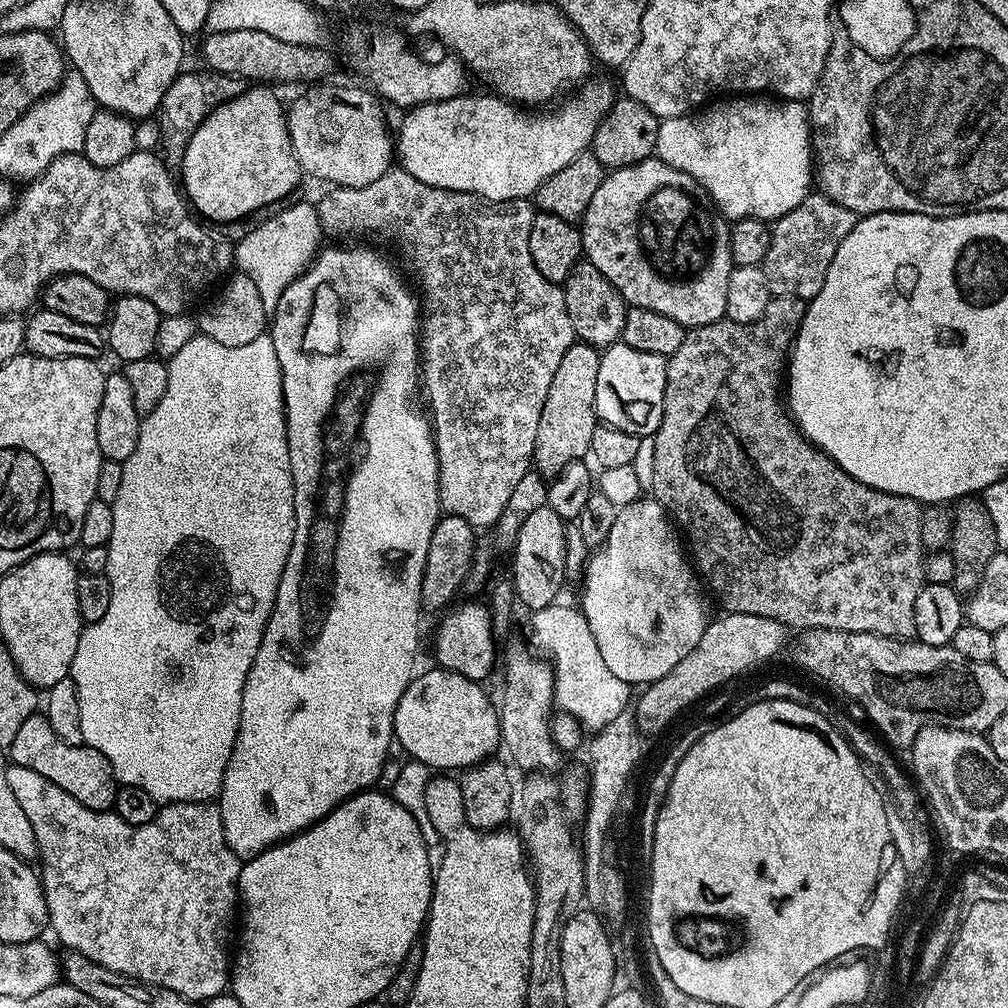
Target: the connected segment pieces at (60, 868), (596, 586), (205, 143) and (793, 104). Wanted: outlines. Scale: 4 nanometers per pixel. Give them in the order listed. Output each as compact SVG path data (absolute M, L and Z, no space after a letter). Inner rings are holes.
M9 763L6 770L6 783L14 798L18 798L18 806L26 810L26 818L30 818L30 826L34 826L36 847L44 852L44 869L38 875L44 885L44 901L48 907L48 923L65 949L85 955L86 958L98 962L98 966L106 966L106 970L114 970L119 976L129 976L154 986L166 986L166 990L174 990L174 994L182 994L193 1002L207 1002L221 995L230 984L230 948L228 952L228 923L232 920L232 911L238 908L238 885L240 882L241 857L230 850L226 842L220 809L212 802L178 802L165 804L157 811L155 818L142 826L130 826L130 822L122 822L115 810L103 810L82 806L66 790L58 790L54 782L50 782L42 774L34 774L26 766Z
M654 498L638 499L617 511L608 537L589 555L584 566L584 593L578 603L579 611L584 614L594 642L598 642L602 662L610 666L610 674L633 686L647 686L658 678L666 678L666 674L698 646L698 638L702 638L710 623L710 616L704 613L697 573L687 559L680 557L681 541L678 536L676 541L675 535L670 517L661 504Z
M268 86L245 87L241 96L215 108L204 119L202 126L194 130L184 155L182 192L187 203L205 221L240 220L267 204L279 205L279 200L290 195L295 190L296 183L302 179L301 168L291 148L285 105L280 105L279 98L272 91Z
M728 98L721 108L708 108L693 111L686 116L669 116L661 119L658 130L658 142L656 143L655 155L662 162L674 166L674 170L682 170L682 174L690 174L701 184L712 199L713 205L718 209L719 215L729 221L745 220L754 218L765 222L781 220L798 202L805 200L810 195L811 186L814 184L814 153L812 151L812 138L810 135L810 112L801 101L786 100L783 98Z

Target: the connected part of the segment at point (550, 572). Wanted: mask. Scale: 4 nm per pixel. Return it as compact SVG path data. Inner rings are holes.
M547 506L534 510L526 522L517 530L512 551L512 576L510 583L514 589L514 596L528 607L528 610L544 608L557 599L560 592L560 584L565 583L564 579L564 541L565 521L560 519L554 510Z

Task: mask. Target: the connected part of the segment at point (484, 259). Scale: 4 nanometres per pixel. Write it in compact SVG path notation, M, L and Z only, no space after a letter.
M400 166L361 189L333 187L328 191L316 204L321 229L373 228L389 232L420 279L422 388L426 396L428 392L427 407L436 439L440 506L447 515L466 518L474 530L491 529L506 502L510 502L514 485L530 471L546 390L550 390L562 354L574 342L563 287L542 278L534 258L530 258L533 205L527 199L489 202L471 192L426 186Z

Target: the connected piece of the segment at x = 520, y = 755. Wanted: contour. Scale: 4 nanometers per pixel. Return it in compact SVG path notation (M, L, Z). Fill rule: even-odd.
M514 636L507 639L506 652L502 654L502 668L504 664L504 686L500 696L500 704L498 700L497 716L499 718L499 732L501 747L503 751L507 751L509 756L514 760L515 764L526 770L525 772L554 772L559 766L563 753L550 736L550 719L554 712L553 698L553 672L551 665L540 659L529 647Z

